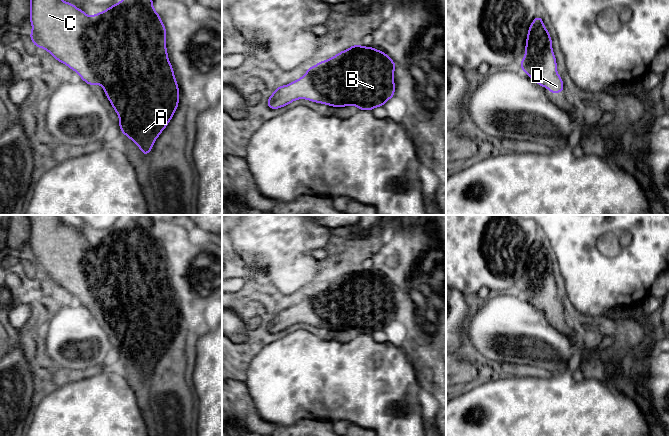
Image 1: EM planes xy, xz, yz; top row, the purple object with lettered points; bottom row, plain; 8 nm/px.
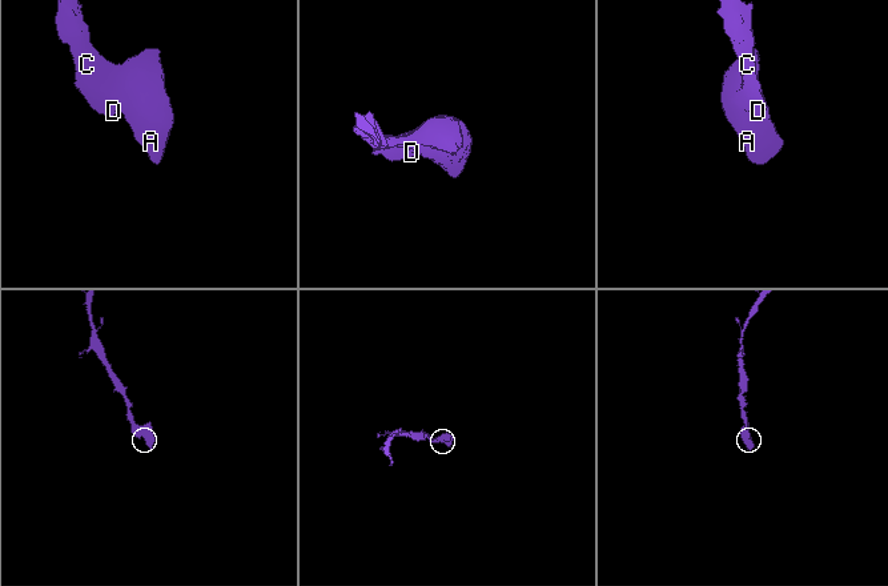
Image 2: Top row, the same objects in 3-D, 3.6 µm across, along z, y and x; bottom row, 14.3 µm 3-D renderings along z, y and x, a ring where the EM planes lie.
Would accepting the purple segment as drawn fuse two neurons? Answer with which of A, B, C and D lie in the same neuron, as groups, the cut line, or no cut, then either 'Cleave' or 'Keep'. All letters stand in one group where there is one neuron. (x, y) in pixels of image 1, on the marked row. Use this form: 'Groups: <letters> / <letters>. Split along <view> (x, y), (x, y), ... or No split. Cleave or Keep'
Groups: A B C D. No split. Keep

